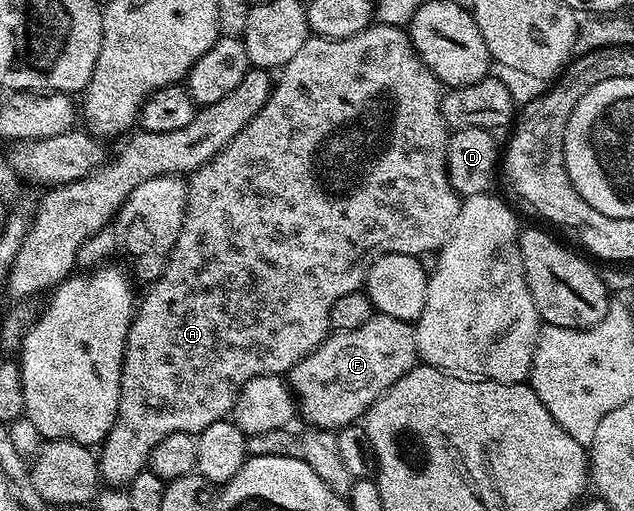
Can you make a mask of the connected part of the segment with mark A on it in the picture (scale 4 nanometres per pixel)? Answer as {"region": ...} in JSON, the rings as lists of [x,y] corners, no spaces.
{"region":[[[371,24],[367,26],[366,29],[356,32],[356,36],[348,36],[347,38],[320,38],[311,36],[307,38],[304,45],[301,46],[300,52],[296,52],[296,56],[292,56],[292,60],[288,60],[288,64],[281,67],[279,74],[282,75],[276,78],[276,81],[273,83],[270,99],[266,101],[264,108],[260,108],[258,115],[254,117],[212,161],[207,162],[205,166],[201,166],[199,170],[195,170],[193,174],[189,175],[186,188],[186,215],[184,216],[182,231],[176,240],[176,244],[172,248],[162,277],[152,283],[149,289],[147,289],[150,291],[148,291],[143,298],[141,295],[140,301],[136,306],[134,319],[131,320],[130,327],[128,328],[126,347],[124,348],[124,356],[122,357],[122,375],[120,376],[120,396],[118,397],[116,420],[112,424],[109,436],[101,442],[100,453],[98,454],[98,472],[101,481],[105,483],[107,487],[129,487],[131,480],[133,480],[140,471],[147,469],[152,448],[156,448],[156,444],[160,444],[160,440],[164,440],[164,436],[168,436],[172,432],[184,432],[185,434],[197,436],[201,434],[204,428],[208,428],[212,424],[223,421],[223,419],[233,411],[236,400],[238,399],[238,393],[244,388],[244,384],[248,380],[252,380],[256,376],[264,376],[265,374],[277,374],[279,376],[289,375],[292,367],[296,364],[300,364],[300,360],[304,360],[304,356],[311,354],[331,333],[330,313],[332,312],[332,304],[336,304],[336,300],[340,300],[340,296],[348,296],[348,292],[363,289],[366,274],[372,268],[372,264],[377,258],[385,254],[412,254],[415,256],[423,256],[422,254],[431,253],[430,255],[433,255],[435,252],[441,250],[447,238],[449,238],[450,233],[454,230],[458,213],[462,207],[462,198],[452,188],[450,177],[448,176],[448,168],[446,167],[448,127],[445,120],[442,119],[442,95],[444,90],[435,74],[423,64],[422,58],[415,52],[414,44],[410,41],[410,35],[403,27]]]}

